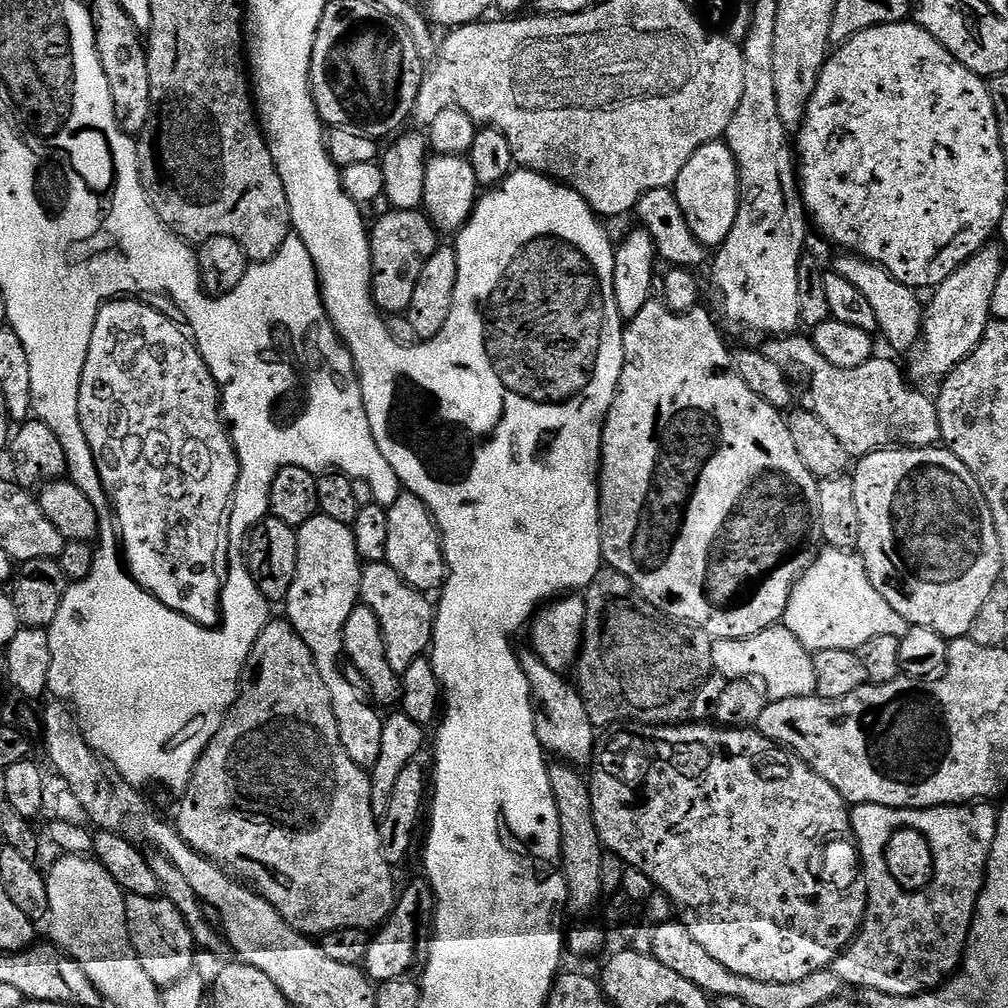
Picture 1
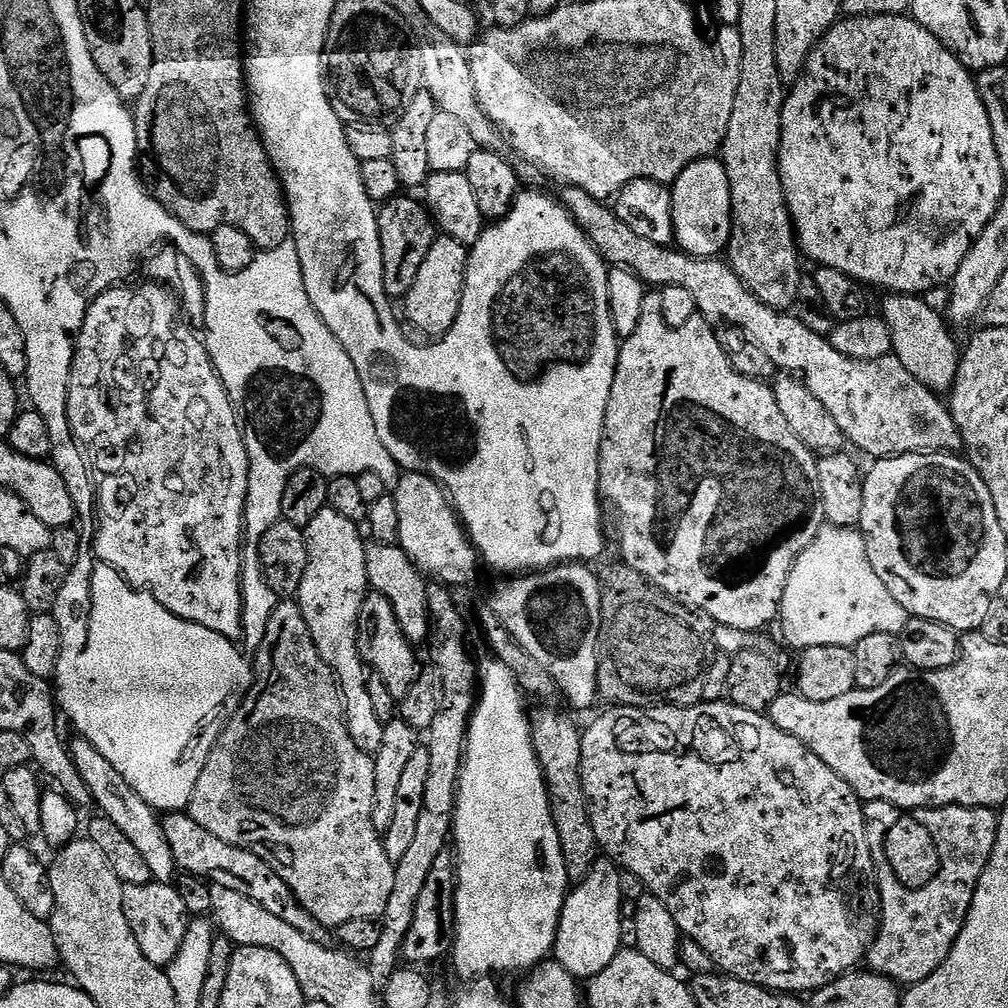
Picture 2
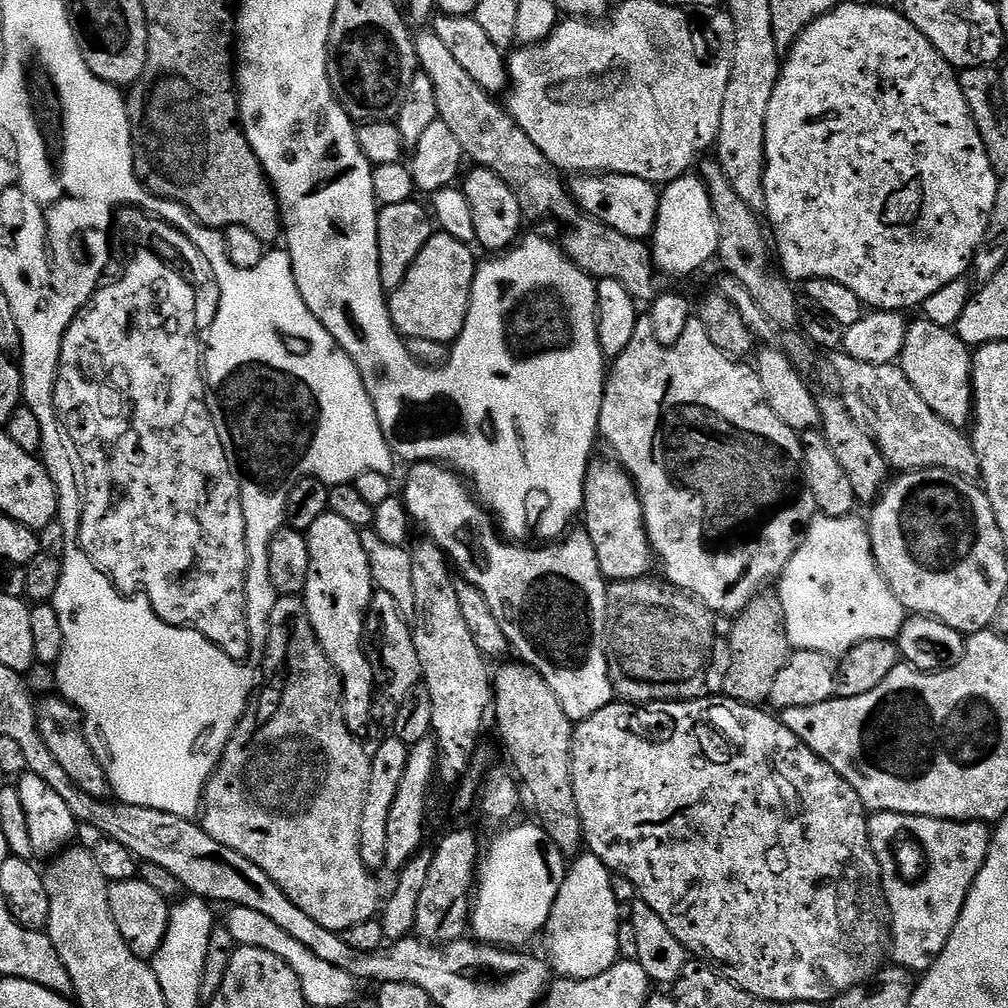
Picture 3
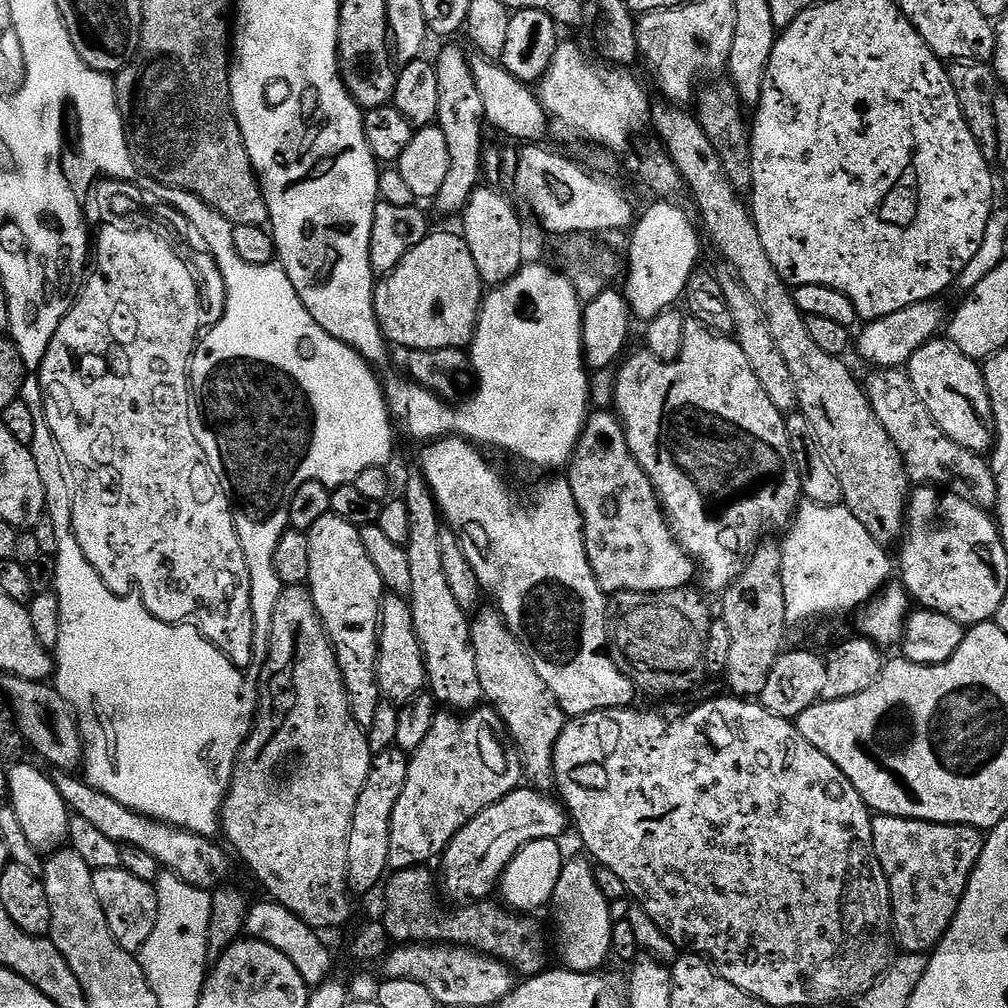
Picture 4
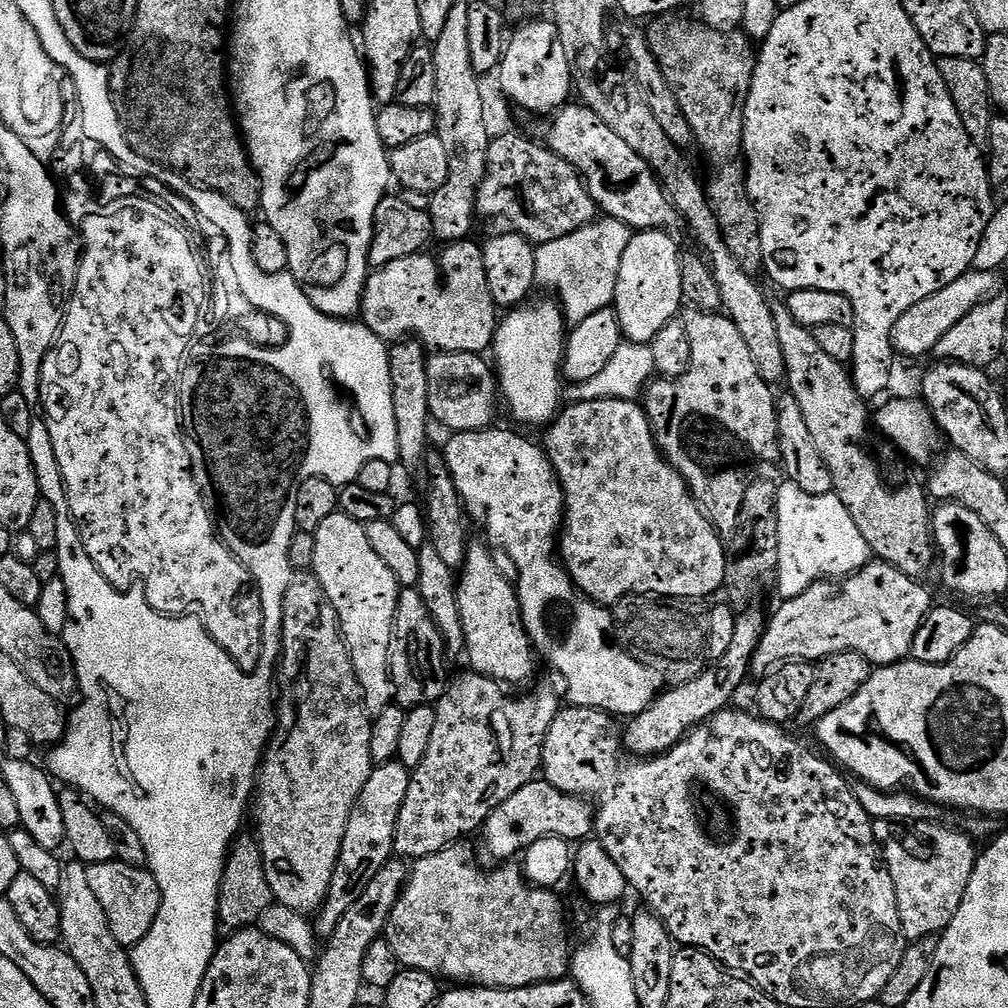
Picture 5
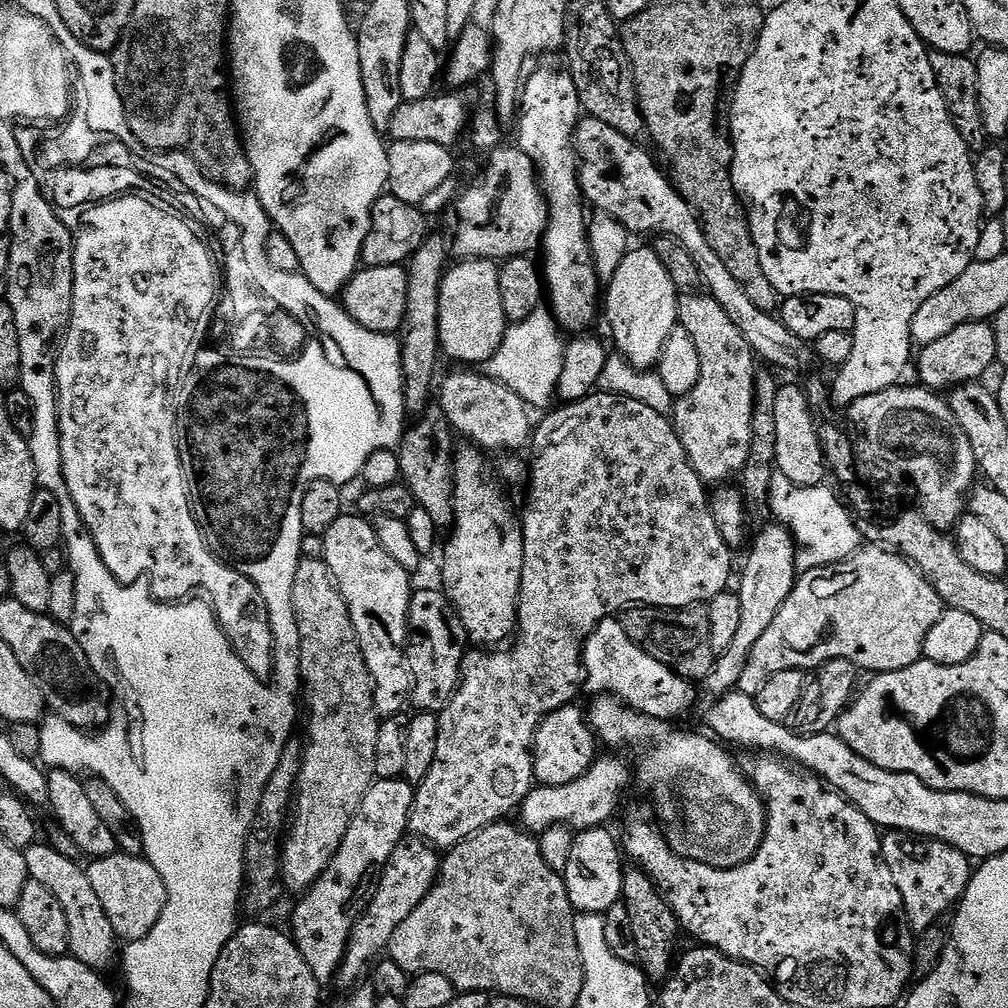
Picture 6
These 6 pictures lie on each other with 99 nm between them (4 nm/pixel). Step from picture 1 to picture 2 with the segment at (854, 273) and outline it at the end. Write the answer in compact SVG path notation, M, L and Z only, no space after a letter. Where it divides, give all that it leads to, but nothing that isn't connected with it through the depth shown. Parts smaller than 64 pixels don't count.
M888 294L883 299L882 318L888 327L888 333L892 339L892 352L898 358L898 362L916 379L917 383L928 388L929 391L935 394L951 393L952 383L956 381L958 374L962 352L959 347L956 349L956 344L952 341L951 334L948 333L949 325L946 323L945 317L941 313L930 310L930 306L926 306L926 302L920 296Z

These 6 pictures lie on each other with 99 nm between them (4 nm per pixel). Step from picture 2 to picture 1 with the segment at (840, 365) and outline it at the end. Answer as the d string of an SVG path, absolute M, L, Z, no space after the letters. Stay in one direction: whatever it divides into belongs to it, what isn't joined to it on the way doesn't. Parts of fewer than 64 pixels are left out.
M800 335L769 339L762 350L789 380L799 381L799 376L808 380L808 389L804 392L807 411L830 426L834 438L842 442L849 457L869 456L883 448L931 448L941 443L935 399L911 388L916 386L910 383L901 365L899 368L892 360L873 358L862 366L839 368L818 354L807 335Z

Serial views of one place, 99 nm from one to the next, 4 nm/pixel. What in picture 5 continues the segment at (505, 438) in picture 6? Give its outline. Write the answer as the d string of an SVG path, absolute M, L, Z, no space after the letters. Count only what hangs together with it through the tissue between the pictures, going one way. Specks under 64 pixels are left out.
M441 352L429 357L429 415L435 423L437 421L451 433L493 427L496 400L498 404L498 381L489 361L484 359L483 355L475 352Z

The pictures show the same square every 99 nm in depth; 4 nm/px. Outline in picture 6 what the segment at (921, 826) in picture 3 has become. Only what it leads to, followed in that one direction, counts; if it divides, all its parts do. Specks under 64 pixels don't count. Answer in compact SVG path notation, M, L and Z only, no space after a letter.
M888 830L882 836L882 851L886 866L890 866L890 874L894 874L898 894L902 894L903 915L913 933L926 931L931 924L941 919L940 915L948 907L951 909L964 899L964 891L972 880L974 864L957 848L941 840Z

